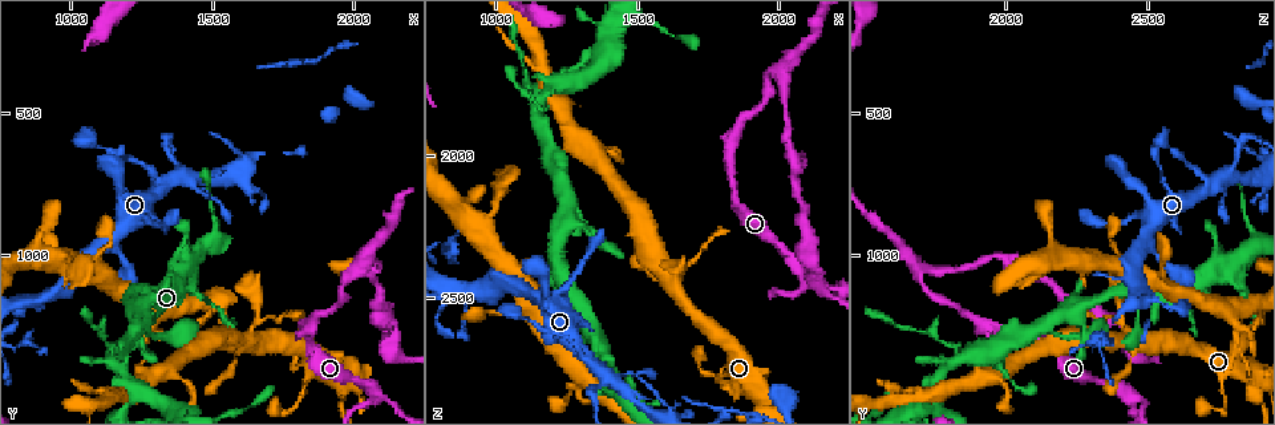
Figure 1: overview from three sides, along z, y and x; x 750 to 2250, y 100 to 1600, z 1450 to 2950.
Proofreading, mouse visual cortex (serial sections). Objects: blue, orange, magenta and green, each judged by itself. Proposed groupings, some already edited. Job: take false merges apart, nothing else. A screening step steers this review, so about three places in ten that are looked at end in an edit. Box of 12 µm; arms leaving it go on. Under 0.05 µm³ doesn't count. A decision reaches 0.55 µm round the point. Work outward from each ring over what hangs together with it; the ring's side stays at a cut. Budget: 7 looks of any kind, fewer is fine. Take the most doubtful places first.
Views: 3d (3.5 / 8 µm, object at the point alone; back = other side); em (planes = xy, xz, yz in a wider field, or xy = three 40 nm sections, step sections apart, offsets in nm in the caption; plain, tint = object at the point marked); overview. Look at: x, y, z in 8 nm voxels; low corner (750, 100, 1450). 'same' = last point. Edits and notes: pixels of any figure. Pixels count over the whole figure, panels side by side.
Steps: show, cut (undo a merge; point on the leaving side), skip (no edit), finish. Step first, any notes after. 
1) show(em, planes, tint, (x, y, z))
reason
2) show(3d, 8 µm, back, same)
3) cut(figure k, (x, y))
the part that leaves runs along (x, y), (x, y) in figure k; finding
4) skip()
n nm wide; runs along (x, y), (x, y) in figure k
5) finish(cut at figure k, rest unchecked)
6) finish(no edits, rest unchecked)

show(3d, 8 µm, (1990, 1050, 1710))
arms part here

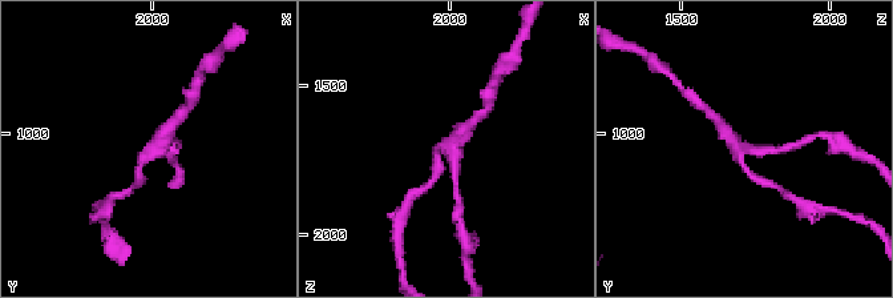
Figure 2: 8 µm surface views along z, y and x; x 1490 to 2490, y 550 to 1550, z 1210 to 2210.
show(em, xy, step 5, tint, (2000, 1060, 1700))
now the EM

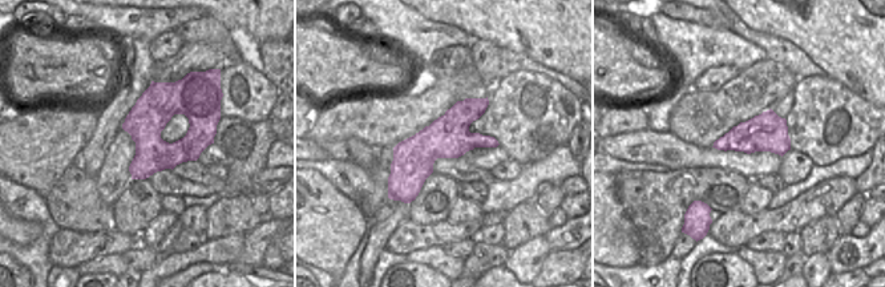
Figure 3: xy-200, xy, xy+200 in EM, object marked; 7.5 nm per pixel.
skip()
runs along (484, 101), (469, 109), (391, 188) in figure 3; one cell here

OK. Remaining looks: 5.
show(3d, 8 µm, (1140, 1380, 1830))
a fork

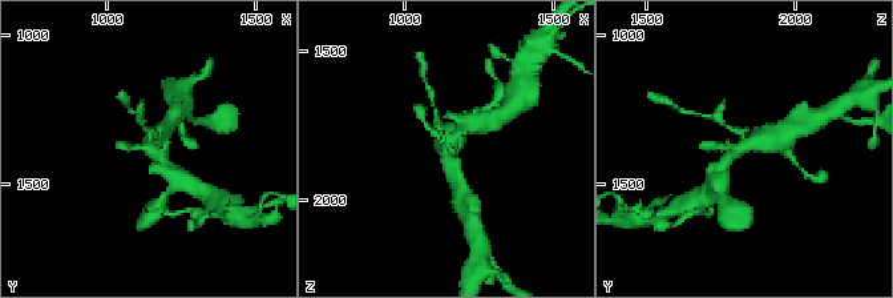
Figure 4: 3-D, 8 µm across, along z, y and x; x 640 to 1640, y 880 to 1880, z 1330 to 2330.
show(3d, 3.5 µm, (1140, 1370, 1840))

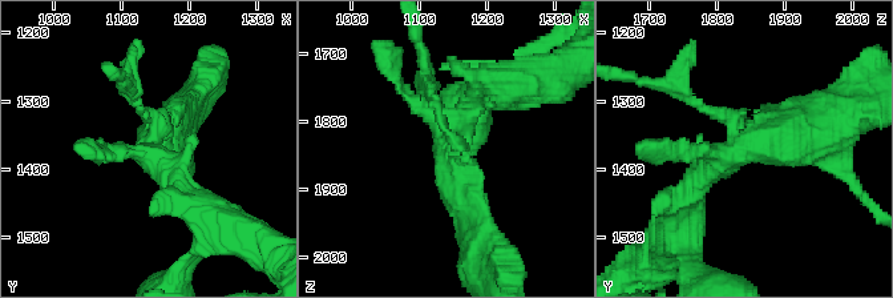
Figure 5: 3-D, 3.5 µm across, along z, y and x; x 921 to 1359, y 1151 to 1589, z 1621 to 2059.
show(em, xy, step 2, tint, (1145, 1375, 1825))

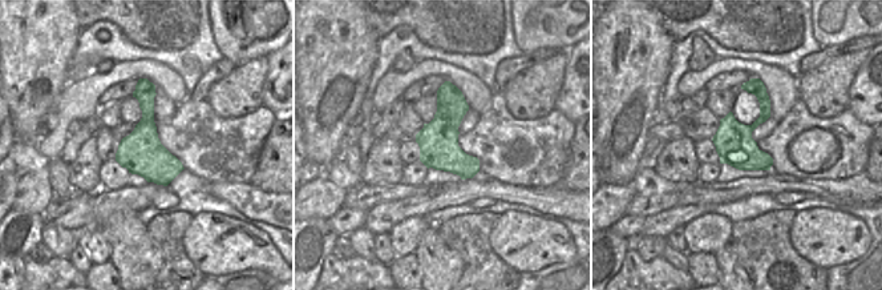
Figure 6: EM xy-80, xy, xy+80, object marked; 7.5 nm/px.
skip()
all the same cell

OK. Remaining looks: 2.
show(3d, 3.5 µm, (1250, 860, 2460))
sharp bend

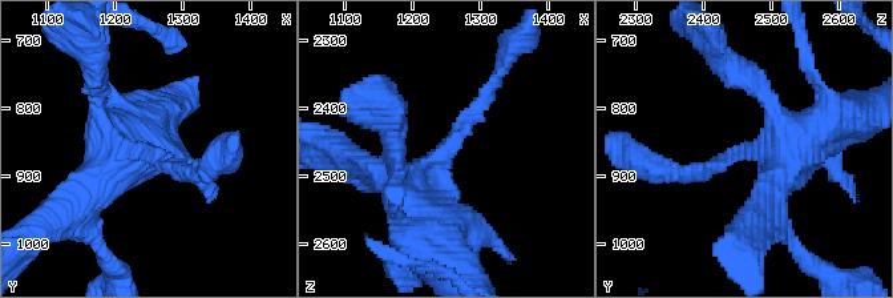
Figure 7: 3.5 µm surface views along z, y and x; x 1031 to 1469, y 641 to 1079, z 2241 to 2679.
show(em, planes, tint, (1245, 865, 2465))
shape alone is not enough

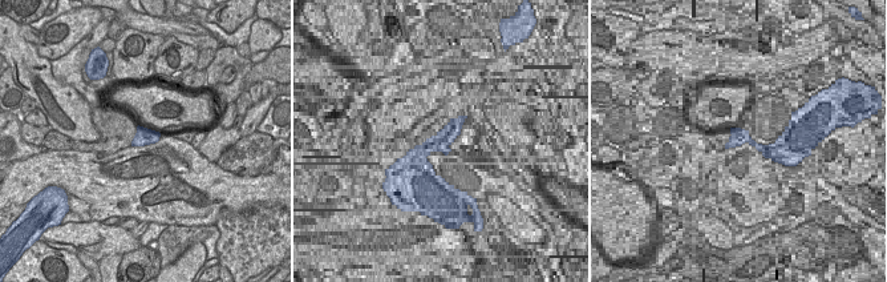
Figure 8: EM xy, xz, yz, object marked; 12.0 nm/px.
skip()
runs along (413, 214), (419, 170), (488, 89) in figure 7; one cell here

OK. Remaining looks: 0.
finish(no edits, rest unchecked)

